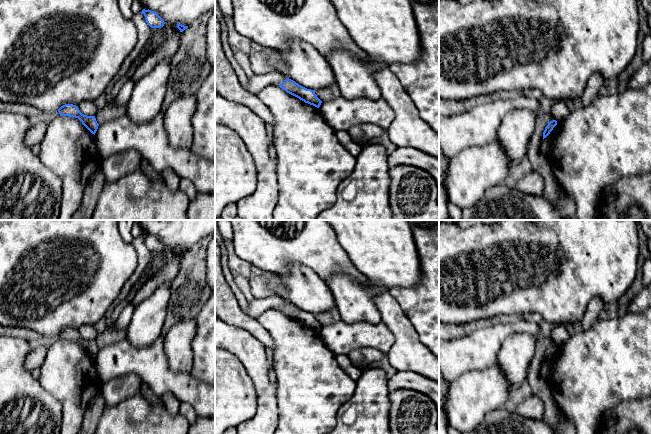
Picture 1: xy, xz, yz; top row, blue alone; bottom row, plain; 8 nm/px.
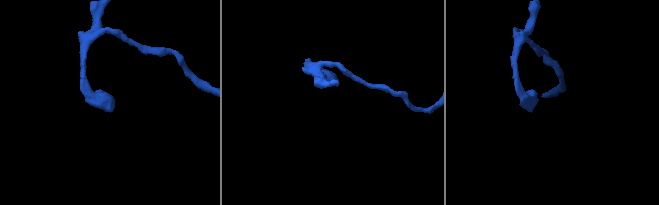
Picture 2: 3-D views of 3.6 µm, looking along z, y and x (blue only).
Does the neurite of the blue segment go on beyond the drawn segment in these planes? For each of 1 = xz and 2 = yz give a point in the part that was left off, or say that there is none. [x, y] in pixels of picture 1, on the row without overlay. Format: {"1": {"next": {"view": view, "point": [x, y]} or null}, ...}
{"1": {"next": null}, "2": {"next": null}}

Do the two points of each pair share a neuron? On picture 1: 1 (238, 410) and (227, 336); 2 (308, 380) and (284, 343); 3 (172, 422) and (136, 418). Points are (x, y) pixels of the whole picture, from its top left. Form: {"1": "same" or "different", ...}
{"1": "different", "2": "same", "3": "same"}

